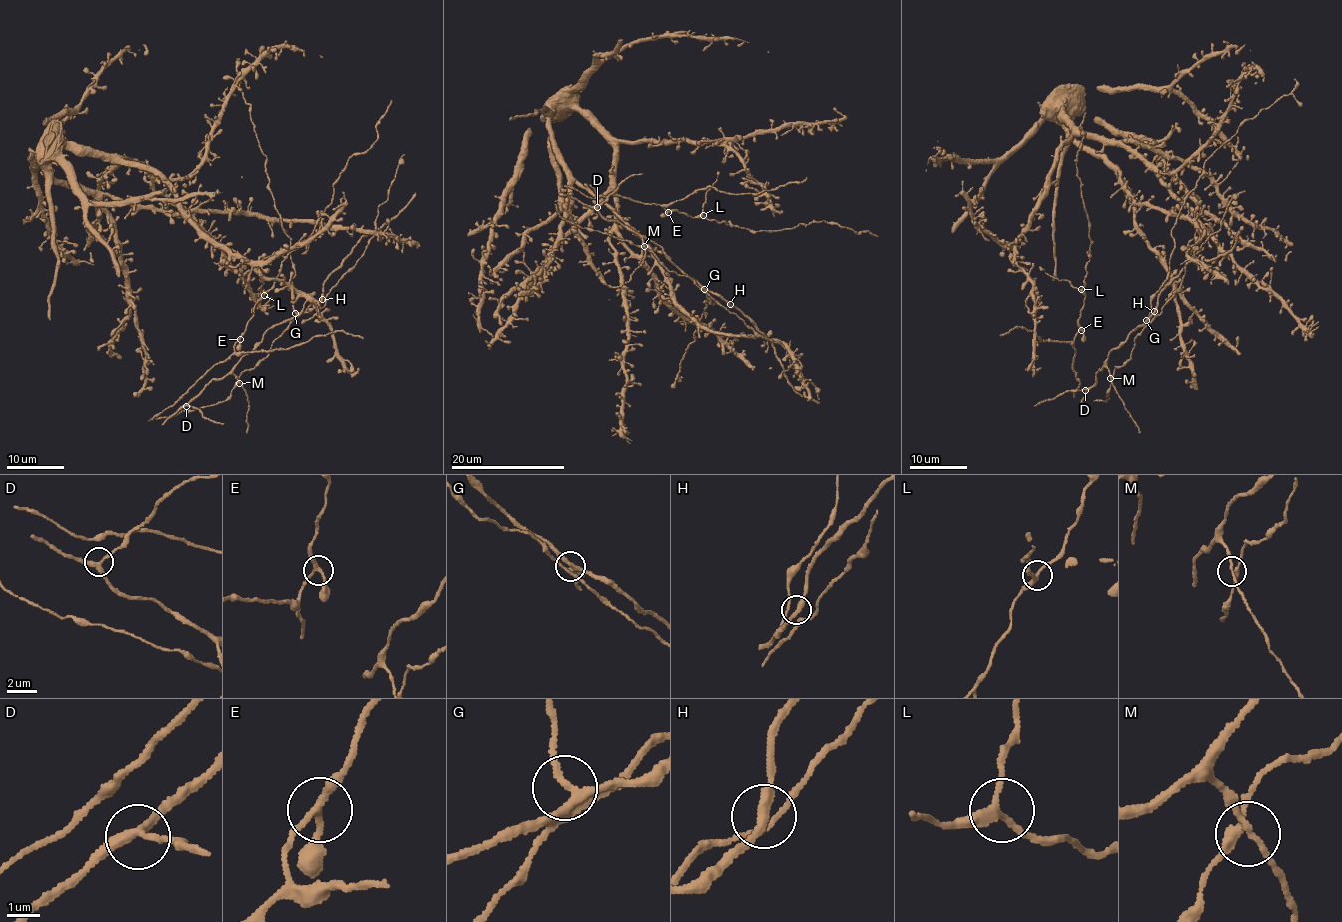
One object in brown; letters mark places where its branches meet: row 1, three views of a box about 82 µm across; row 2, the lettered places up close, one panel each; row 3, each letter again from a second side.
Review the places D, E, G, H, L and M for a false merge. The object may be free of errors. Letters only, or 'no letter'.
no letter

